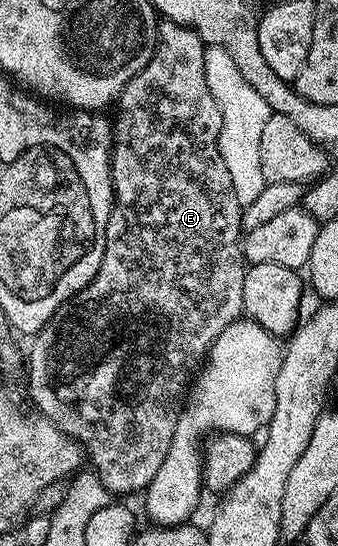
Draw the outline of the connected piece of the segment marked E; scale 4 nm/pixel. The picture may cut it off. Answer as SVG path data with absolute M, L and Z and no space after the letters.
M163 19L156 28L154 53L144 67L132 77L121 96L116 101L118 113L112 116L112 147L110 150L110 177L114 183L114 205L110 208L110 217L106 227L106 249L100 262L100 270L94 281L84 290L76 293L71 300L64 302L52 314L52 318L33 337L34 345L30 348L30 396L34 399L33 407L50 420L65 436L70 436L82 445L93 471L98 473L104 486L111 493L141 493L156 478L156 470L164 462L172 446L172 434L176 434L178 414L184 407L184 397L192 383L192 377L199 371L200 365L210 354L210 348L220 338L224 329L243 315L244 298L244 257L240 241L244 236L242 226L243 205L236 198L232 186L232 174L224 166L224 158L218 149L218 139L222 129L220 106L208 90L204 72L204 54L206 48L197 31L186 28L183 24Z

